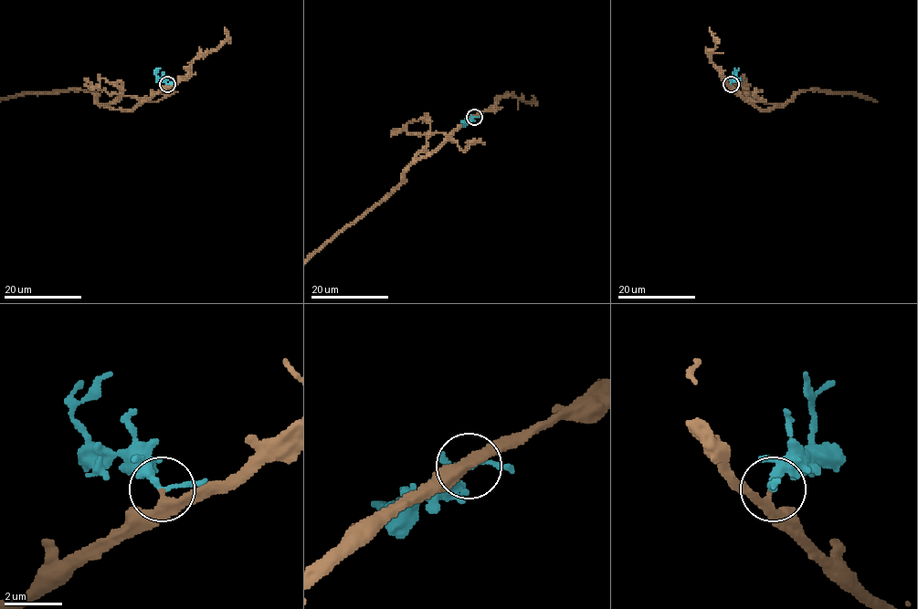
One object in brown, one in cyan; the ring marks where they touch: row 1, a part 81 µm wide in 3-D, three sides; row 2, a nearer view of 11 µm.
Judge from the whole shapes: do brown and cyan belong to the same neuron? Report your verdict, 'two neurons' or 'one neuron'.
one neuron

